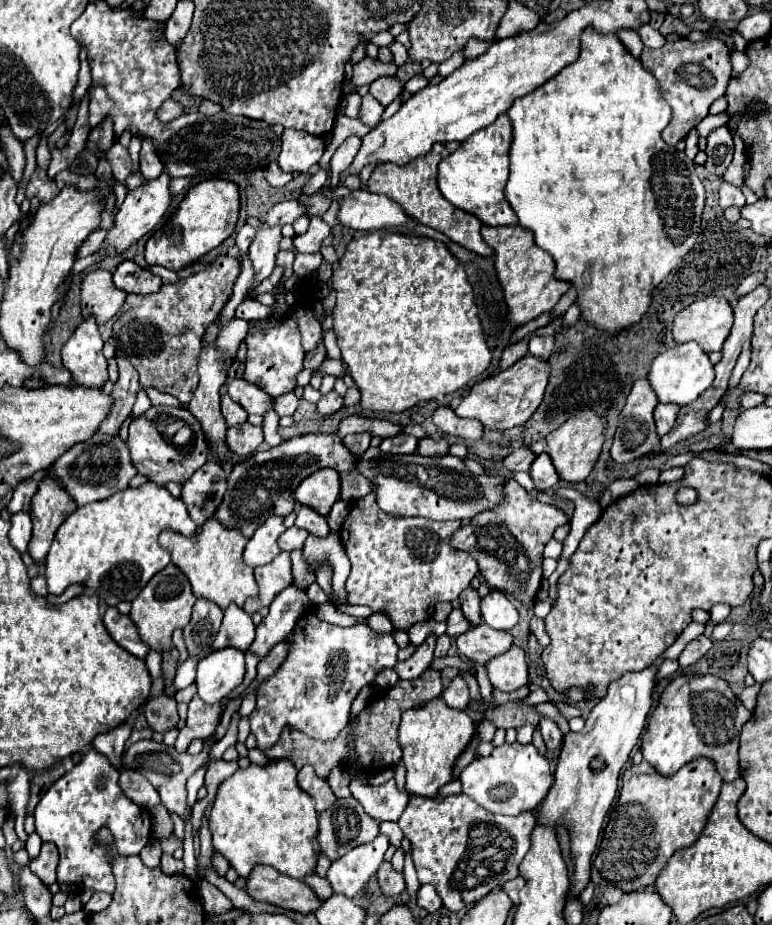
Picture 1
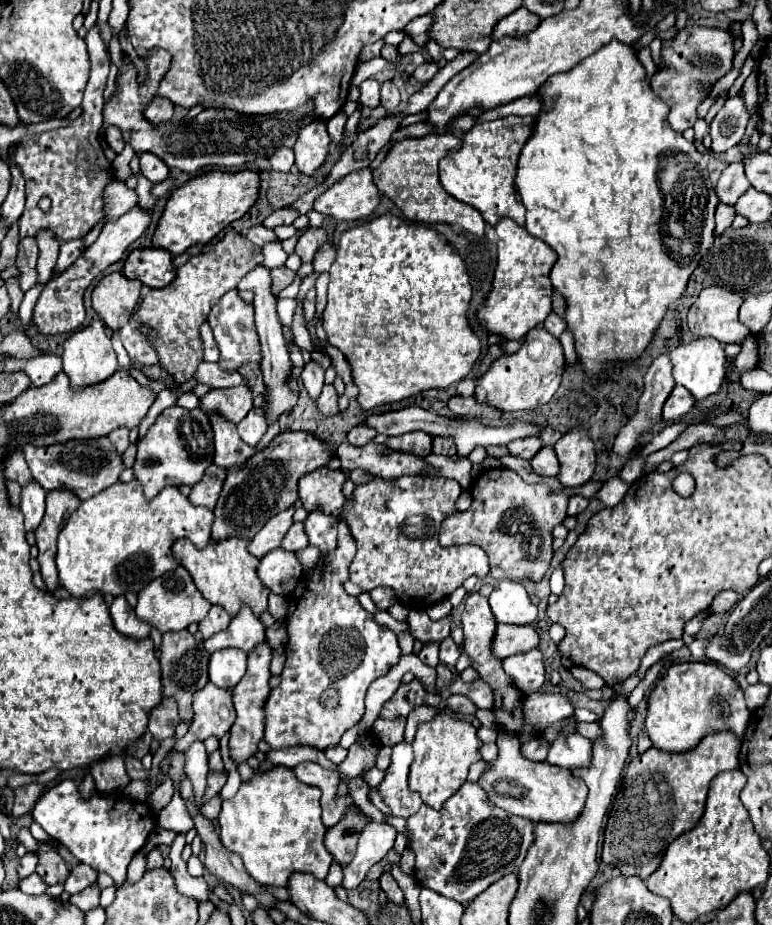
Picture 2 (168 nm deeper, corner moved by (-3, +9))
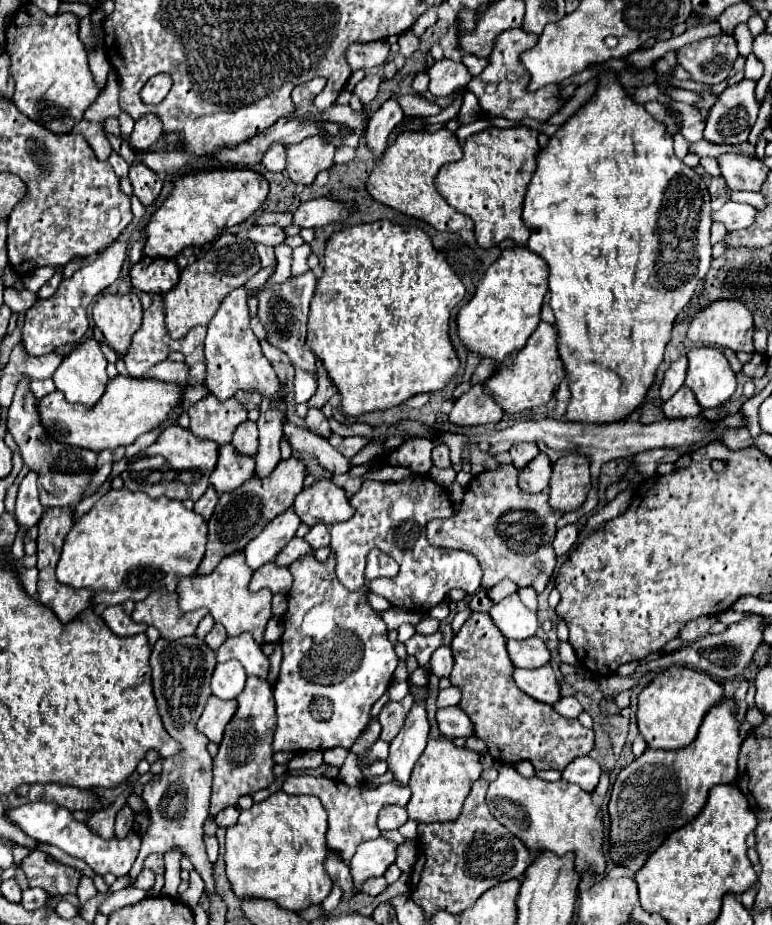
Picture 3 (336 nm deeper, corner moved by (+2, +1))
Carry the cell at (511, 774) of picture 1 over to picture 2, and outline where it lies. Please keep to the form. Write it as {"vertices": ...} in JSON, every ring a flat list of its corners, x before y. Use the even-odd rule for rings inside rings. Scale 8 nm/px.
{"vertices":[[501,732,497,736,499,746,499,758,493,762,493,766,479,778,479,784,485,788,489,800,521,818,529,818,531,822,575,822,579,814,583,812,585,798,587,798,587,786,585,782,571,774,565,768,551,766,549,762,533,762,521,756,519,750,519,738]]}

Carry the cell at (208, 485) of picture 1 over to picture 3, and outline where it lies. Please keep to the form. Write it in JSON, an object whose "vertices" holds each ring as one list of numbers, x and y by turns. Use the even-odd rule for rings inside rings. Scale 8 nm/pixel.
{"vertices":[[208,486,208,490,202,494,202,498,194,504,194,512,198,512,204,520,208,520,214,512,216,502,218,502,218,494,216,494,214,486]]}

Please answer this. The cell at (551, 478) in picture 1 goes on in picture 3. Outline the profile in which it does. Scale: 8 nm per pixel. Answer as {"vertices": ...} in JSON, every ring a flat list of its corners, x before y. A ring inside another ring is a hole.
{"vertices":[[538,454,530,466,520,470,520,488,526,492,544,492,548,490,548,482,550,482,550,474,552,474,552,462,548,460,546,454]]}

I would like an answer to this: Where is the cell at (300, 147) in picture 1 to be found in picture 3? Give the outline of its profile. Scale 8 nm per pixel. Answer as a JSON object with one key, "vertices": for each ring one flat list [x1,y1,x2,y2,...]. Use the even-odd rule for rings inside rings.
{"vertices":[[310,136,288,146,286,154,286,172,296,184,312,184,320,170,328,170,334,164,334,146,320,136]]}

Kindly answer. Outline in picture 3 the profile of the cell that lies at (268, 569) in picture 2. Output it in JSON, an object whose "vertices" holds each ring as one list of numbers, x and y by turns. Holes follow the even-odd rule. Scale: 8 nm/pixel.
{"vertices":[[268,562,264,564,262,568,258,568,252,576,252,582,250,582,250,590,252,592,258,592,262,588,268,588,270,592,288,592,292,586,292,574,286,566,276,566,274,562]]}

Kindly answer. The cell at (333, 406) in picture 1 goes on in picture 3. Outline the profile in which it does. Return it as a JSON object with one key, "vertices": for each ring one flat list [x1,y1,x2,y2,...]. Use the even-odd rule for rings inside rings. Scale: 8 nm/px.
{"vertices":[[310,408,310,410,308,410,308,416,306,416,304,420,306,420,306,424,308,424,308,428,310,428,312,432,316,432,316,434,320,434,320,436,324,436,324,438,330,436,328,418,324,416,324,412,322,412,320,408]]}

